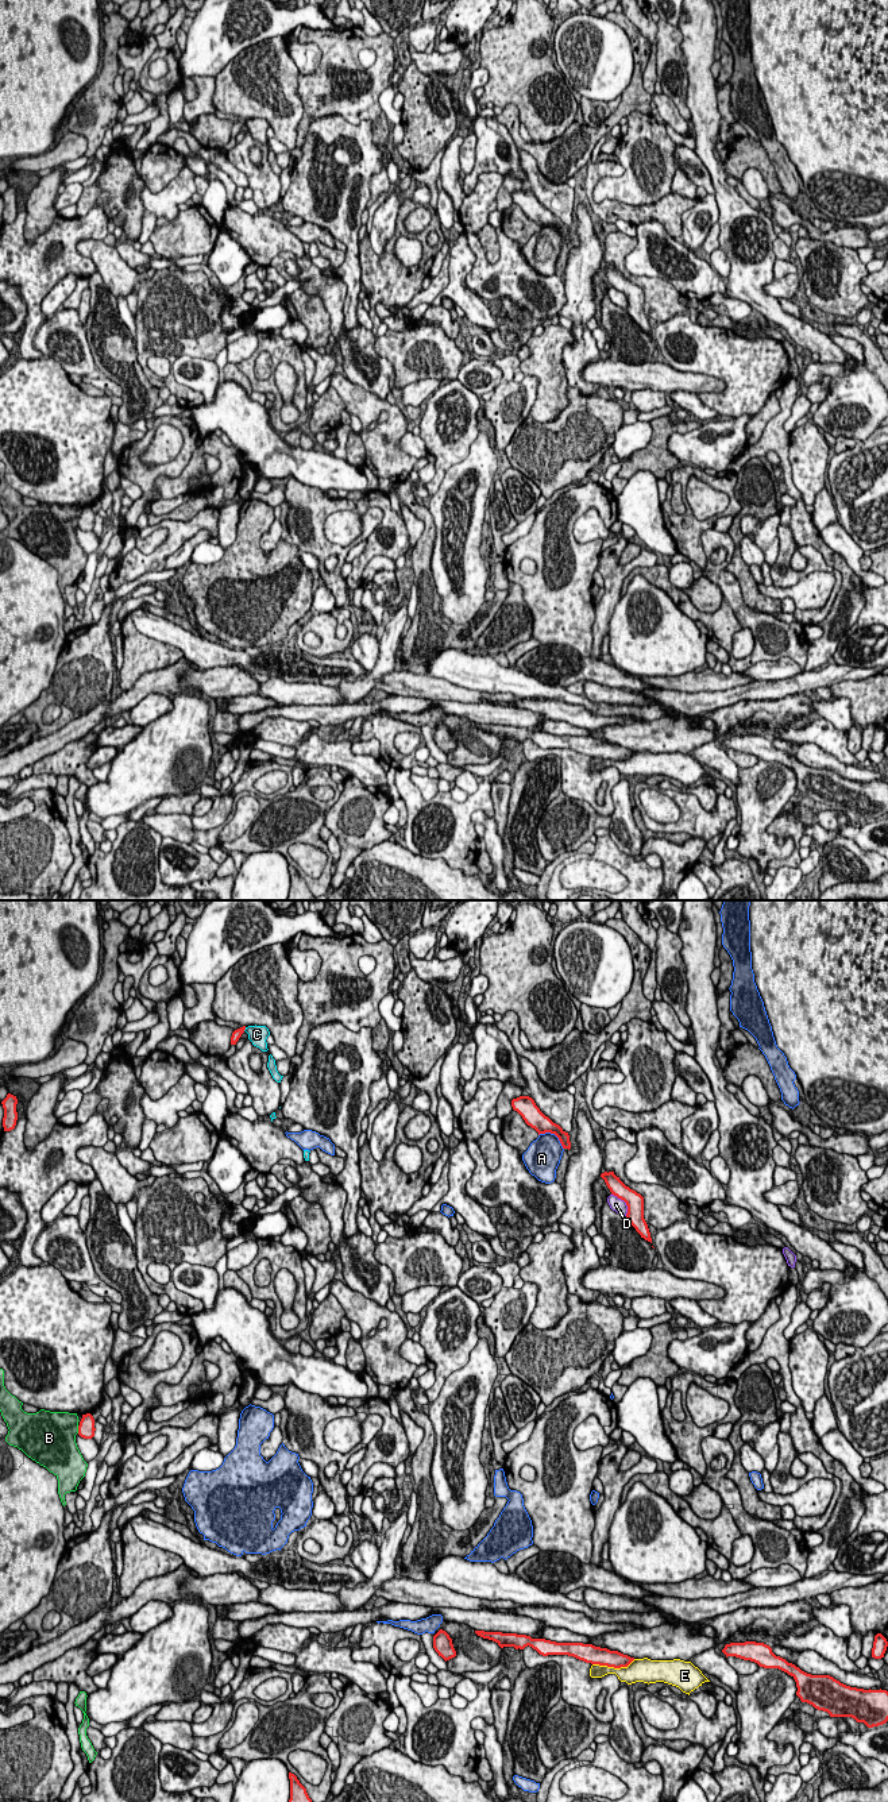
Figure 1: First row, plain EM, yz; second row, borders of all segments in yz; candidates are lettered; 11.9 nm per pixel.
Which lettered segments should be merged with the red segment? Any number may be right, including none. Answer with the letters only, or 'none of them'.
none of them

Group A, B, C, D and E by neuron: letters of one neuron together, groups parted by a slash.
A / B / C / D / E

